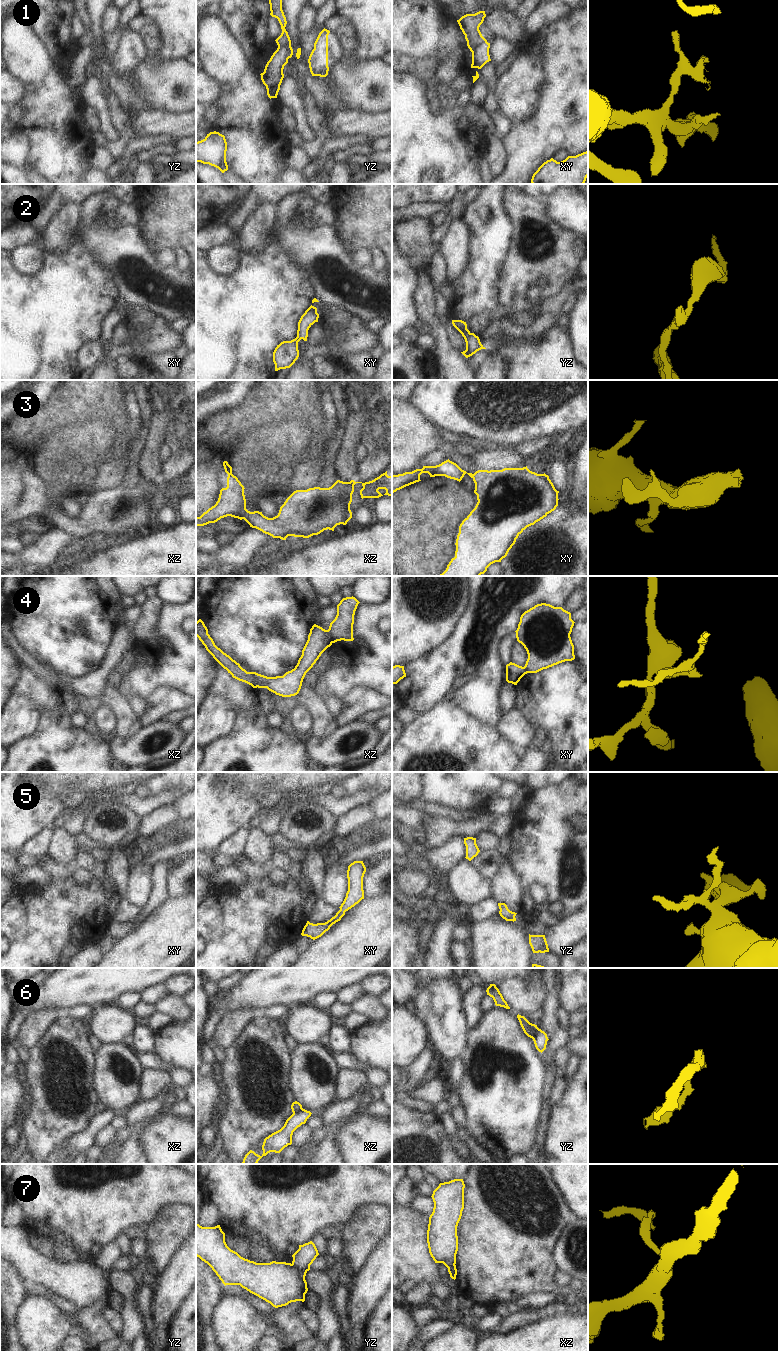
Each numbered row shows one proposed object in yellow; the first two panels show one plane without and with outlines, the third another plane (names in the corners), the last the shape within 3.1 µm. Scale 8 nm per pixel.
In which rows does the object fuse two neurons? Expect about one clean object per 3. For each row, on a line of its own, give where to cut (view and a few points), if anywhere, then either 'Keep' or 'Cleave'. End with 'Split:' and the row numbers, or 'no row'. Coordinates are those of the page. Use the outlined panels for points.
1: Split along yz (278, 45), (286, 47), (289, 57). Cleave
2: No split. Keep
3: No split. Keep
4: Split along xz (327, 630), (332, 642). Cleave
5: No split. Keep
6: Split along yz (537, 1027), (532, 1038). Cleave
7: Split along yz (291, 1264), (306, 1272). Cleave
Split: 1, 4, 6, 7

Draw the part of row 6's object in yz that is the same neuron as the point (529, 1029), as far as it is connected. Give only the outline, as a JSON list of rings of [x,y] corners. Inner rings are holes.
[[[517,1015],[517,1018],[520,1022],[520,1025],[524,1031],[524,1033],[533,1039],[536,1029],[537,1029],[537,1025],[530,1023],[524,1016],[521,1015]]]

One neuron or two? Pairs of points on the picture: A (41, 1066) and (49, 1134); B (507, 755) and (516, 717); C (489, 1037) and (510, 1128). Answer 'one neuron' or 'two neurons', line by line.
A: one neuron
B: two neurons
C: one neuron

